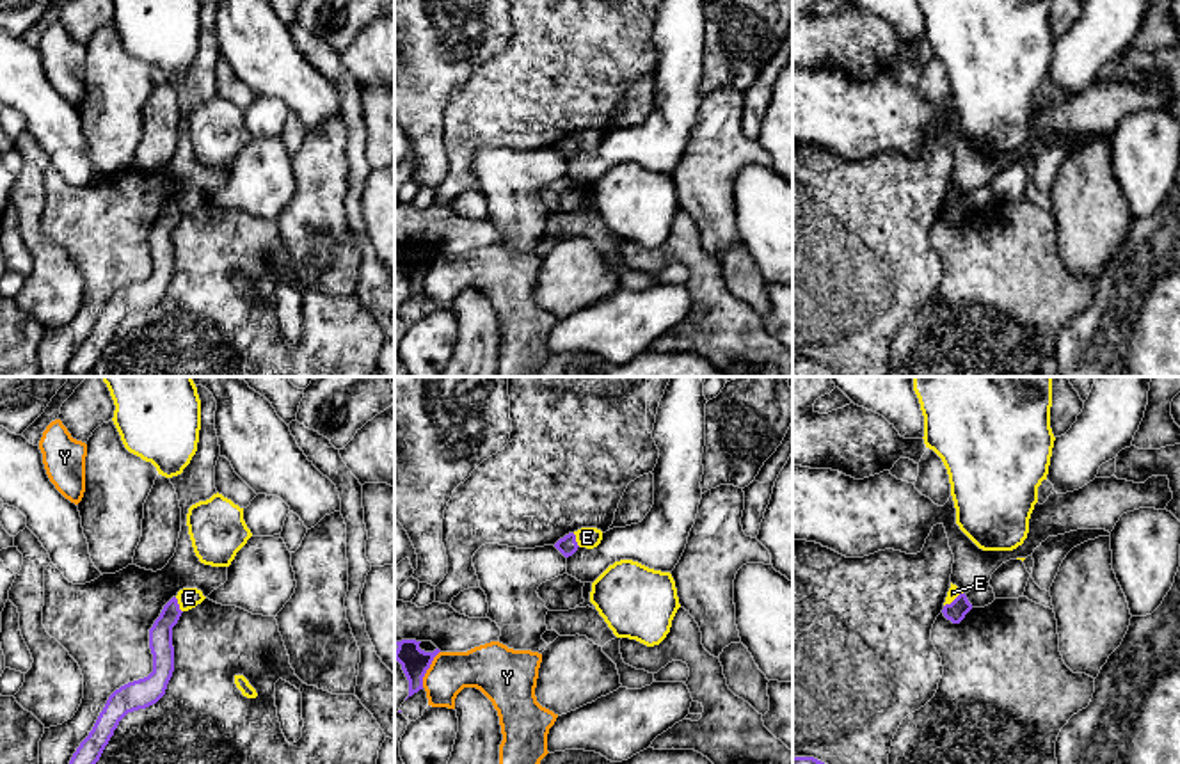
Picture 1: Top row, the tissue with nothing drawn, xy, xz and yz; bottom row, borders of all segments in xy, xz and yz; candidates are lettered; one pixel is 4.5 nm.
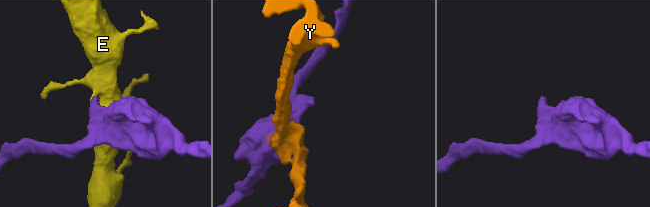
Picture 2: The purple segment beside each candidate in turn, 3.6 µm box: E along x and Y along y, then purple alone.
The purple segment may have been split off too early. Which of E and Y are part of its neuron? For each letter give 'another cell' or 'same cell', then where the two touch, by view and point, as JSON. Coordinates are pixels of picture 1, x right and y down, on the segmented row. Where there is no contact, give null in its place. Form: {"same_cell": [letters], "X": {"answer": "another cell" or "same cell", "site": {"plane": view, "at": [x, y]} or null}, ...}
{"same_cell": [], "E": {"answer": "another cell", "site": {"plane": "yz", "at": [955, 599]}}, "Y": {"answer": "another cell", "site": {"plane": "xz", "at": [429, 667]}}}

